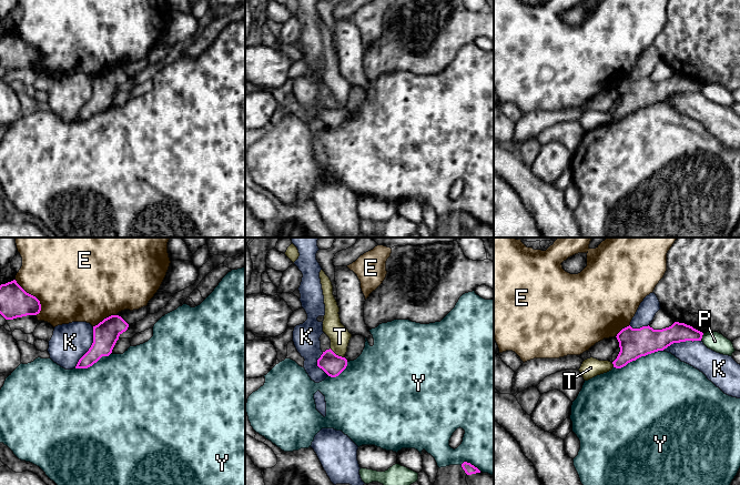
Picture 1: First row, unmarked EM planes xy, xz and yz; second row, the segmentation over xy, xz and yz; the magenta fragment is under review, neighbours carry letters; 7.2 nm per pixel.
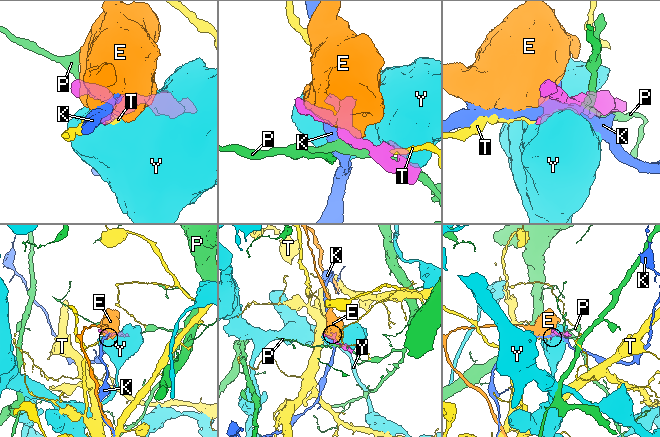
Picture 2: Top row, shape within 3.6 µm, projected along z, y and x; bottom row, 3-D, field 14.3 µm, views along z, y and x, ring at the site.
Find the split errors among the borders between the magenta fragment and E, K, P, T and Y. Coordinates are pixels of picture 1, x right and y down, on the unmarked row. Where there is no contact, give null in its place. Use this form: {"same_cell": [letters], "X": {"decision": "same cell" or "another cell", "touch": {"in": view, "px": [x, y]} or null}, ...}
{"same_cell": [], "E": {"decision": "another cell", "touch": {"in": "xy", "px": [32, 47]}}, "K": {"decision": "another cell", "touch": {"in": "xy", "px": [90, 99]}}, "P": {"decision": "another cell", "touch": {"in": "yz", "px": [701, 88]}}, "T": {"decision": "another cell", "touch": {"in": "xz", "px": [335, 105]}}, "Y": {"decision": "another cell", "touch": {"in": "yz", "px": [638, 109]}}}

